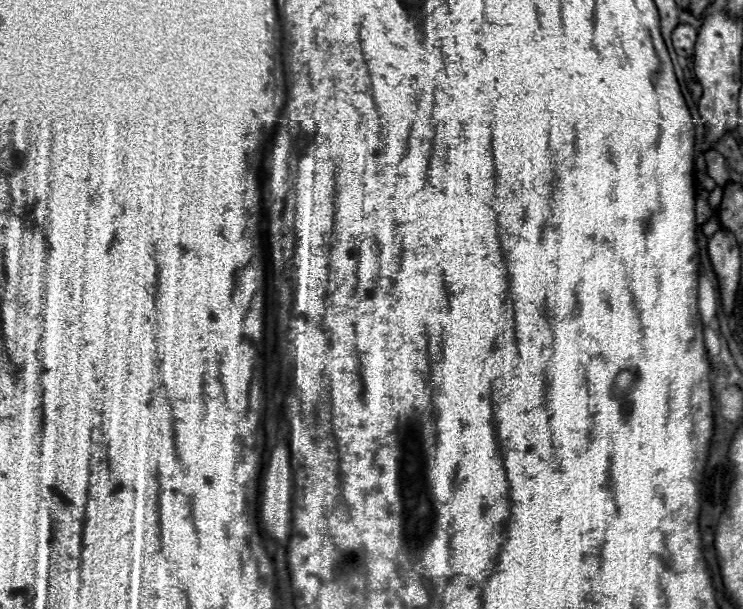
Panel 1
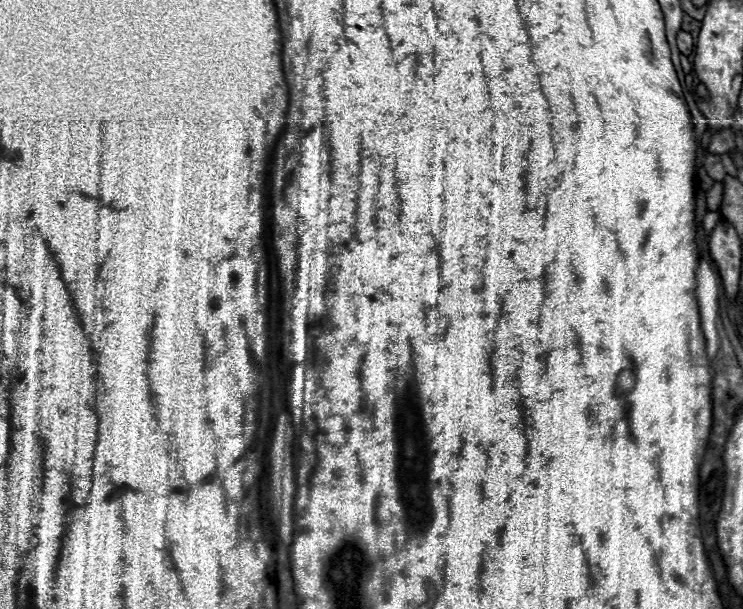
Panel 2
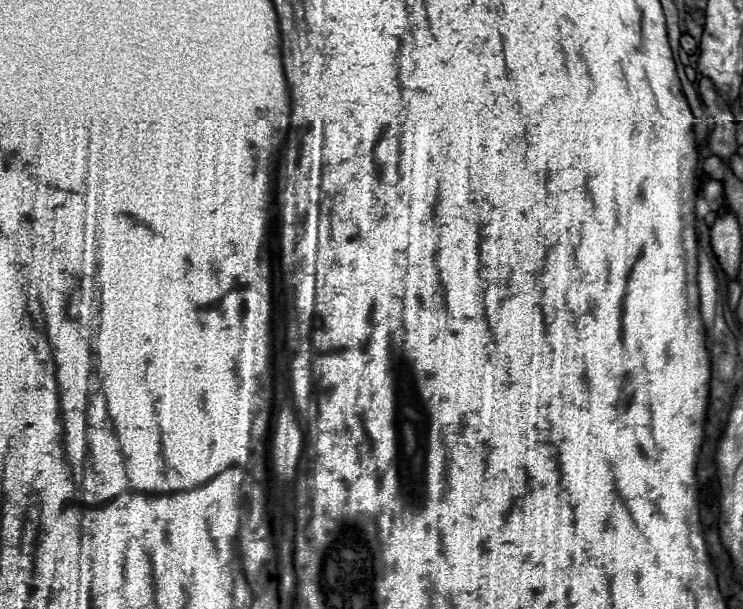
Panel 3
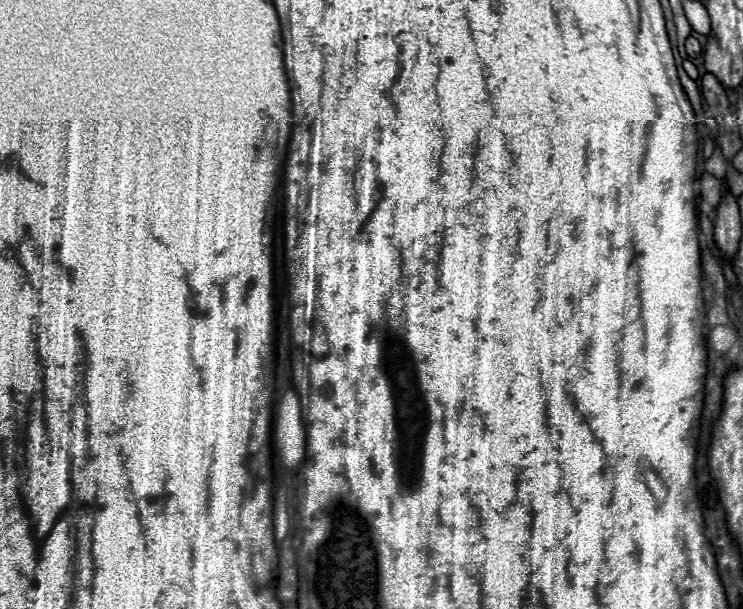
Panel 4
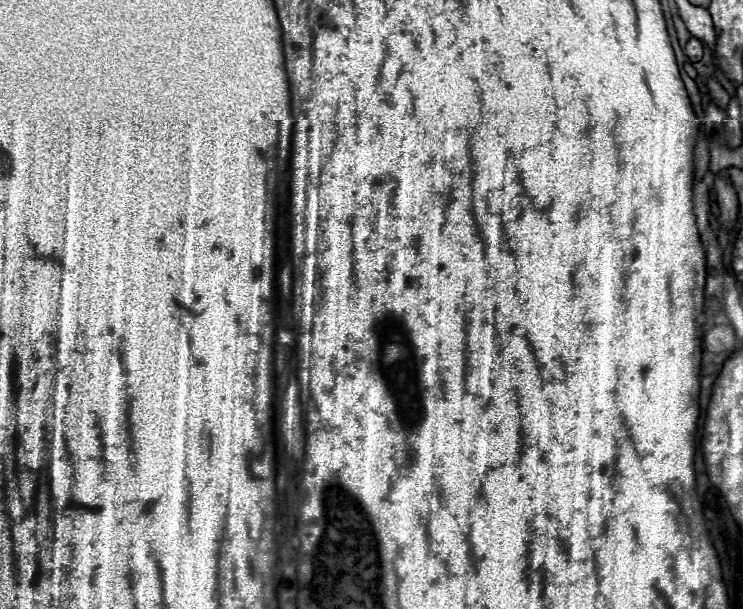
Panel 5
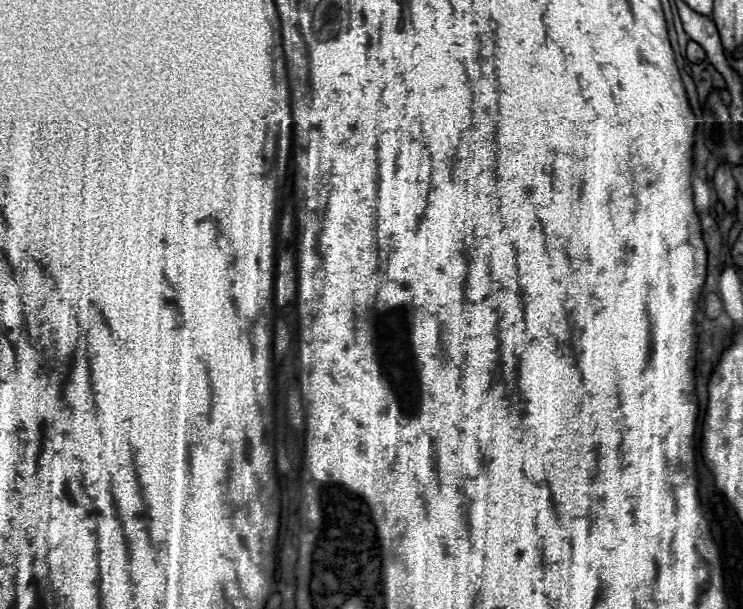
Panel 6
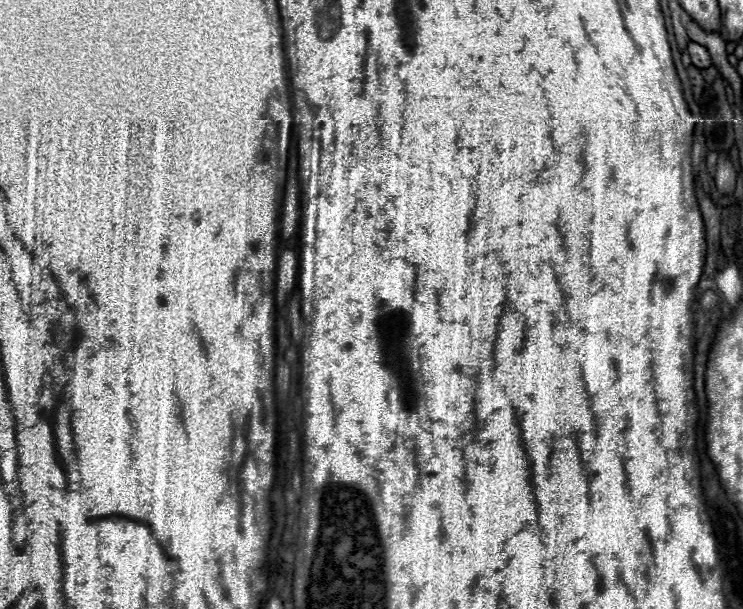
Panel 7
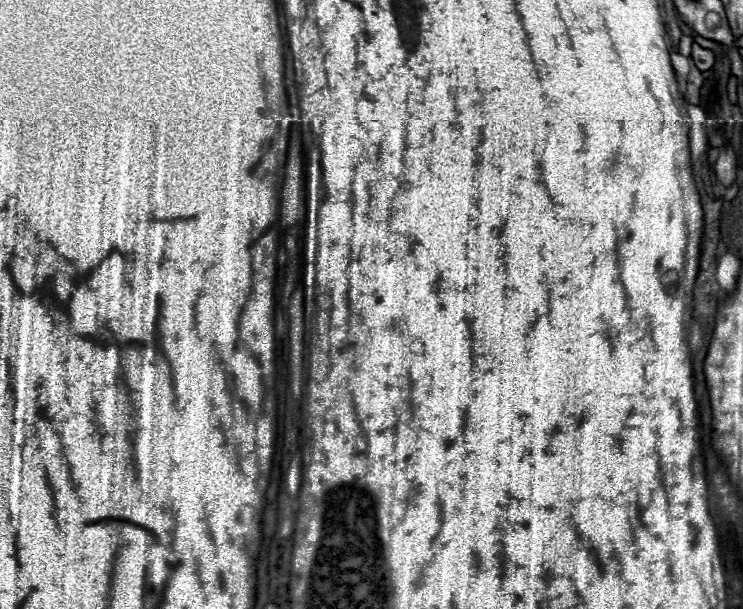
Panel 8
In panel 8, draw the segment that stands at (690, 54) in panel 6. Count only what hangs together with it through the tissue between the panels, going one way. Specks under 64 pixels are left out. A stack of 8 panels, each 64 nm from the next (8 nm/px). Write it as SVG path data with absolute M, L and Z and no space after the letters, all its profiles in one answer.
M696 42L692 44L692 60L694 60L694 64L704 72L704 70L710 70L712 68L712 64L714 64L714 54L712 54L712 50L706 50L706 48L702 48L702 46L698 46Z

